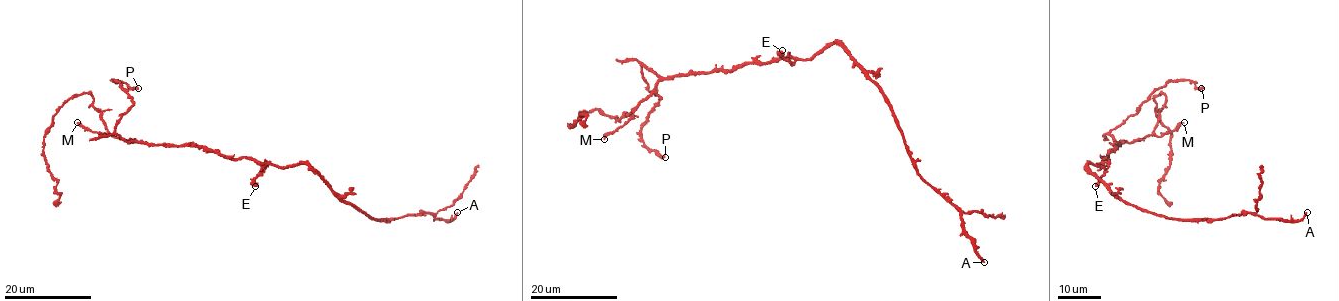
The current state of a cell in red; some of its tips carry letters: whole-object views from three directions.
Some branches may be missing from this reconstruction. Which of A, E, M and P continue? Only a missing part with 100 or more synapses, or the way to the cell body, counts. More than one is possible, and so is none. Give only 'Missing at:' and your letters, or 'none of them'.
Missing at: A

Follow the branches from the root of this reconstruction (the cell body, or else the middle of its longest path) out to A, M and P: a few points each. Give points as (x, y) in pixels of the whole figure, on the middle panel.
A: (777, 61), (812, 58), (837, 43), (879, 88), (892, 111), (912, 165), (960, 213), (962, 232), (984, 262)
M: (777, 61), (749, 62), (730, 70), (663, 78), (633, 114), (604, 139)
P: (777, 61), (666, 78), (641, 66), (647, 88), (659, 97), (642, 127), (641, 140), (665, 157)

